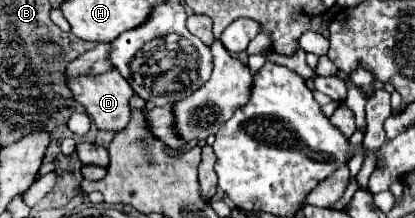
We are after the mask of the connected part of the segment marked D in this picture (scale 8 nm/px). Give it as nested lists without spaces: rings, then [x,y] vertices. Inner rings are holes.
[[[115,69],[107,71],[99,77],[77,77],[75,81],[67,81],[67,83],[69,83],[69,89],[73,91],[73,97],[85,107],[87,115],[95,121],[97,129],[119,133],[121,129],[125,129],[129,125],[129,119],[131,119],[129,99],[135,95],[135,91],[123,79],[123,75],[119,75]]]

